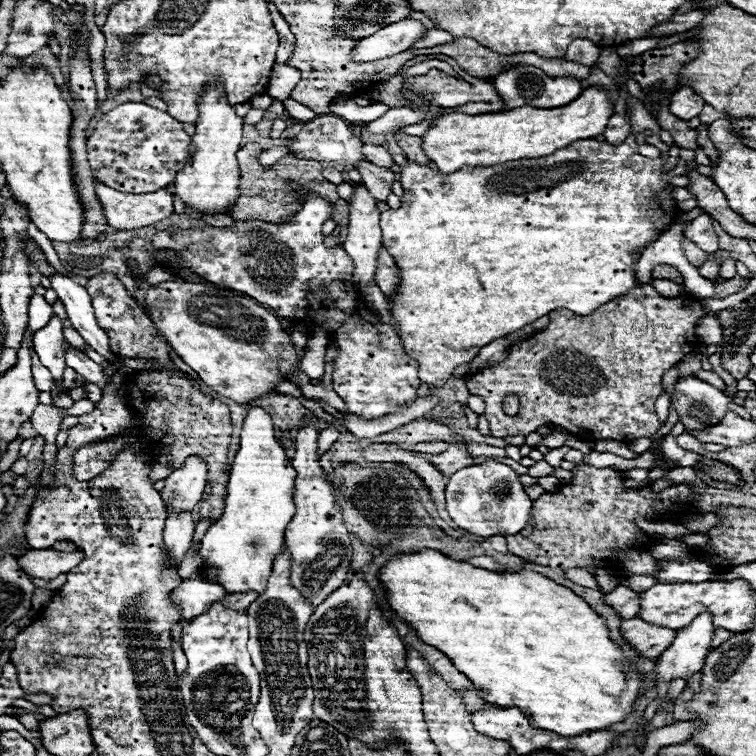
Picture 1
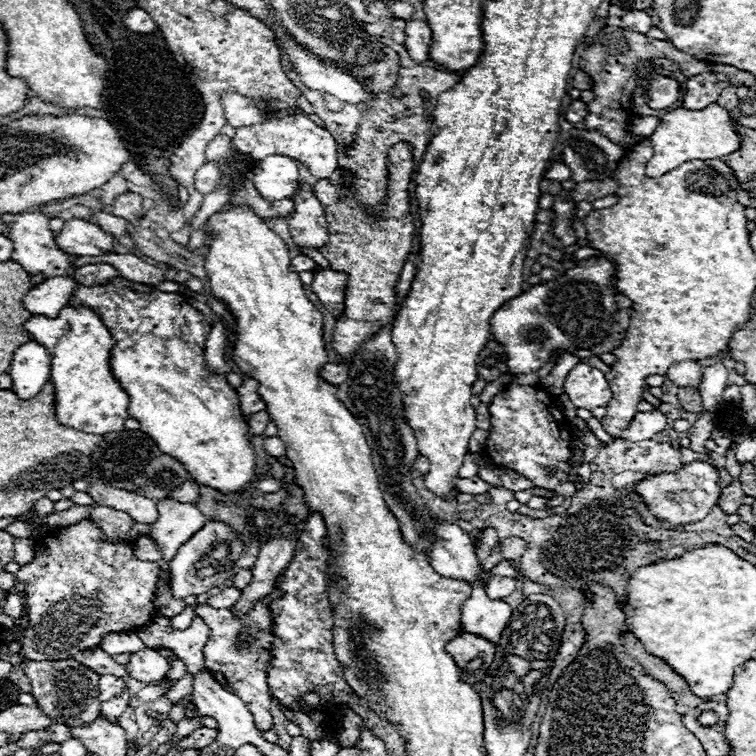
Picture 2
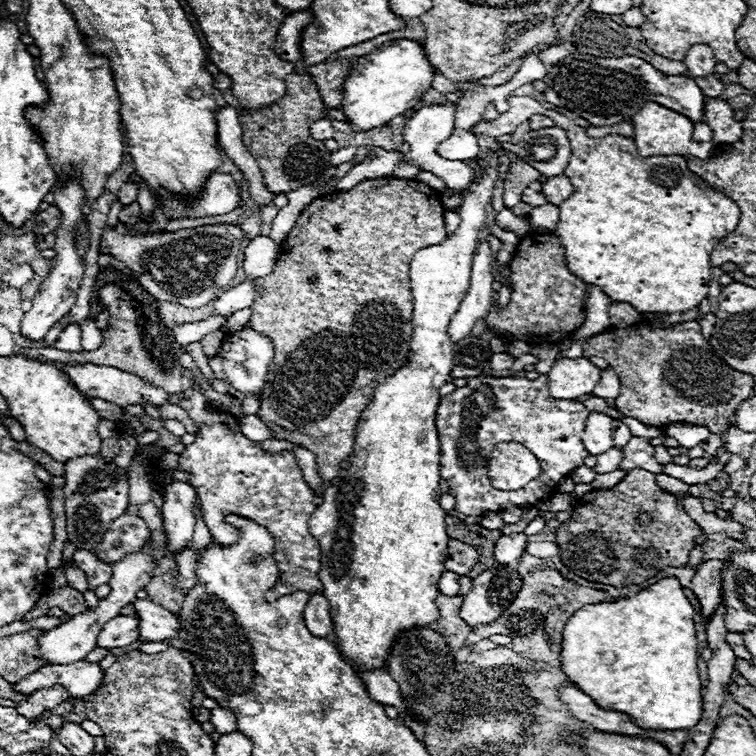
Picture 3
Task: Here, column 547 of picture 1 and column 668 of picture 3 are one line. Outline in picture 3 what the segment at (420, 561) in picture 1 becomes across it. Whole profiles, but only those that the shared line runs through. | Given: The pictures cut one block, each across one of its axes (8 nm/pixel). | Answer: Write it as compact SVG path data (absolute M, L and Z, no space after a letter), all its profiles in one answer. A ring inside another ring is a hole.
M662 578L632 598L584 606L564 626L562 668L602 708L626 712L636 724L652 730L690 730L702 716L702 682L696 666L700 654L694 614L694 606L686 598L678 578Z

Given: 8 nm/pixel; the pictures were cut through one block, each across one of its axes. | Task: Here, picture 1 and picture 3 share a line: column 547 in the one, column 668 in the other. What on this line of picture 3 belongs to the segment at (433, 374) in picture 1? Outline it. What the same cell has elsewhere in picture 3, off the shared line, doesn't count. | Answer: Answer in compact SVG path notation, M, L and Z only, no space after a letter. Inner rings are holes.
M512 96L512 98L510 98L510 110L508 110L506 114L498 116L498 118L492 120L492 122L484 122L484 120L482 120L482 124L474 126L472 132L474 132L474 134L484 134L484 136L494 136L494 138L496 138L496 136L502 136L502 134L512 134L514 128L516 128L518 124L522 124L524 120L528 120L532 114L550 116L550 118L554 120L556 126L560 126L560 128L566 130L568 140L570 140L570 148L572 148L572 156L570 156L570 160L568 160L568 168L566 168L564 176L568 176L568 178L572 180L572 184L576 184L576 192L574 192L568 200L564 200L564 204L558 206L558 208L560 208L560 222L558 222L558 226L552 230L552 232L558 236L558 240L562 242L564 250L566 250L566 266L568 266L568 270L570 270L574 276L578 276L580 280L584 280L584 284L596 284L596 286L600 286L614 302L628 302L628 304L632 304L632 306L634 306L638 312L642 312L642 314L654 314L654 312L656 312L656 314L676 314L676 312L678 312L678 314L684 314L684 312L688 312L688 310L698 308L700 302L702 302L704 298L708 298L710 268L712 268L712 264L710 264L710 254L712 254L714 246L716 246L722 238L726 238L726 236L730 234L728 228L736 228L736 224L738 224L738 220L740 220L740 208L736 206L736 202L730 200L728 196L720 194L716 188L710 188L706 182L700 180L700 176L696 176L694 172L690 172L690 168L688 168L688 164L686 164L684 158L680 158L680 156L650 156L650 158L642 158L642 156L636 152L634 142L632 142L630 138L622 138L622 136L618 136L618 134L610 134L610 136L604 136L604 138L590 138L590 136L586 136L586 132L584 132L582 126L576 126L576 124L574 124L570 118L566 118L564 114L558 114L558 112L554 112L554 110L548 110L548 108L544 108L540 102L536 102L536 100L528 98L528 96Z

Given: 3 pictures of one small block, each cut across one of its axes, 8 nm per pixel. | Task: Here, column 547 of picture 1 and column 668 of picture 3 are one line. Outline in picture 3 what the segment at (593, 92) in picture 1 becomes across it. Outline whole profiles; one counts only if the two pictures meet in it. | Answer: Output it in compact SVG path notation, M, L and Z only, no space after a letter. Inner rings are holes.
M646 104L640 114L632 118L632 128L634 128L634 142L640 152L640 156L684 156L684 158L706 158L714 142L694 142L692 132L694 132L694 122L688 120L686 116L680 116L678 112L672 112L660 104Z

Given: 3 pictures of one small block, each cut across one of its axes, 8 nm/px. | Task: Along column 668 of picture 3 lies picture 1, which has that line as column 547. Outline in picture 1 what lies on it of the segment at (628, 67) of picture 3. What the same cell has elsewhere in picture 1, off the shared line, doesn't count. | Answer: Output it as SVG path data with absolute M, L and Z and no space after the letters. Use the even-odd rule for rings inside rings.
M518 66L508 72L502 72L496 80L494 86L498 94L502 96L506 108L520 108L520 106L534 106L534 108L560 108L576 100L582 92L580 82L572 78L552 78L544 74L540 68L534 66Z

